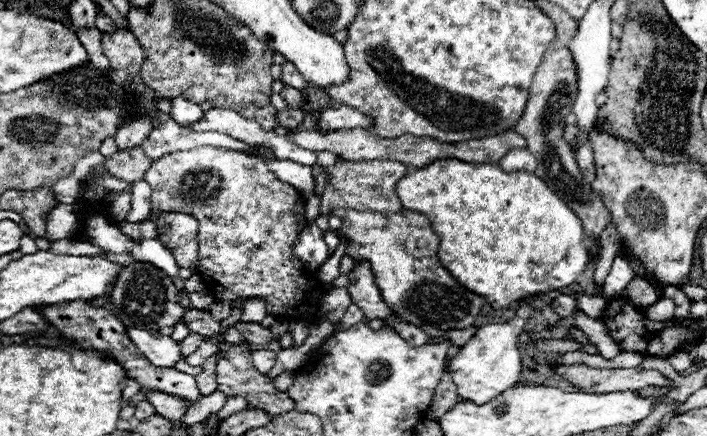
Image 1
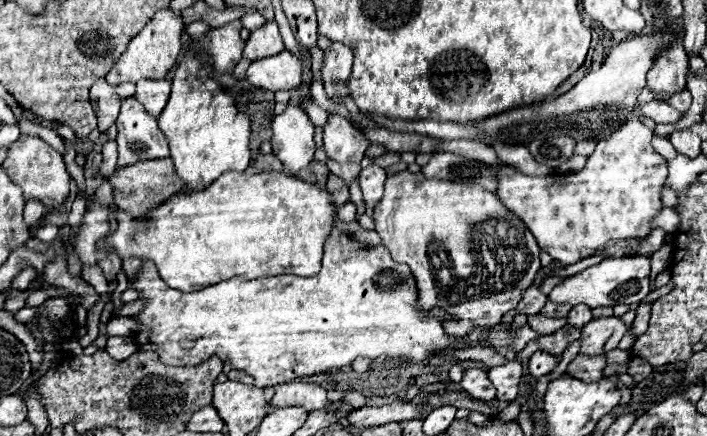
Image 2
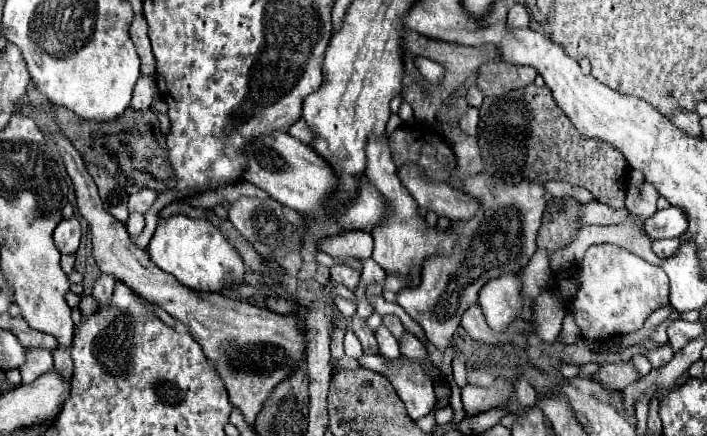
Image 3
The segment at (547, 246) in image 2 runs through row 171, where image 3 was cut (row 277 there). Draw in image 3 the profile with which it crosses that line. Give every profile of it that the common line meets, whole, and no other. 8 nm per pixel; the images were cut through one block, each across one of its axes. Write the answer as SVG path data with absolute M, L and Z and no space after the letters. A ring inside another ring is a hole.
M592 246L578 264L578 276L580 288L574 302L570 302L570 310L574 312L582 336L592 340L600 342L610 336L636 332L654 310L668 306L670 284L664 270L620 246ZM504 274L494 278L482 286L478 296L486 322L494 332L502 332L520 314L522 296L518 276Z

